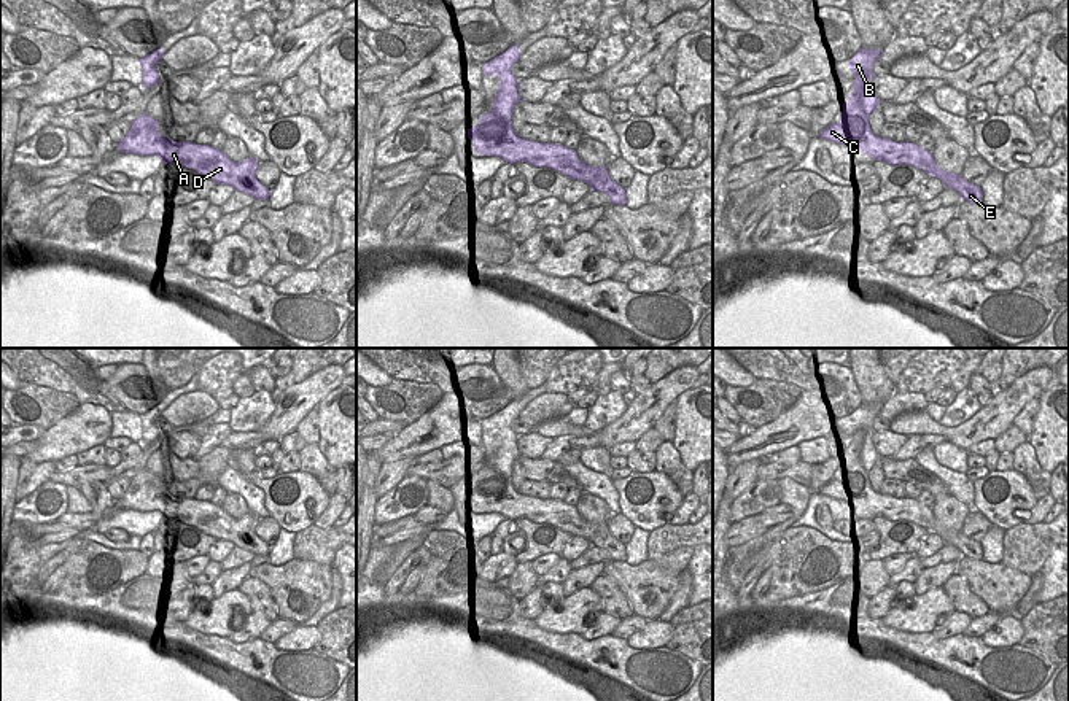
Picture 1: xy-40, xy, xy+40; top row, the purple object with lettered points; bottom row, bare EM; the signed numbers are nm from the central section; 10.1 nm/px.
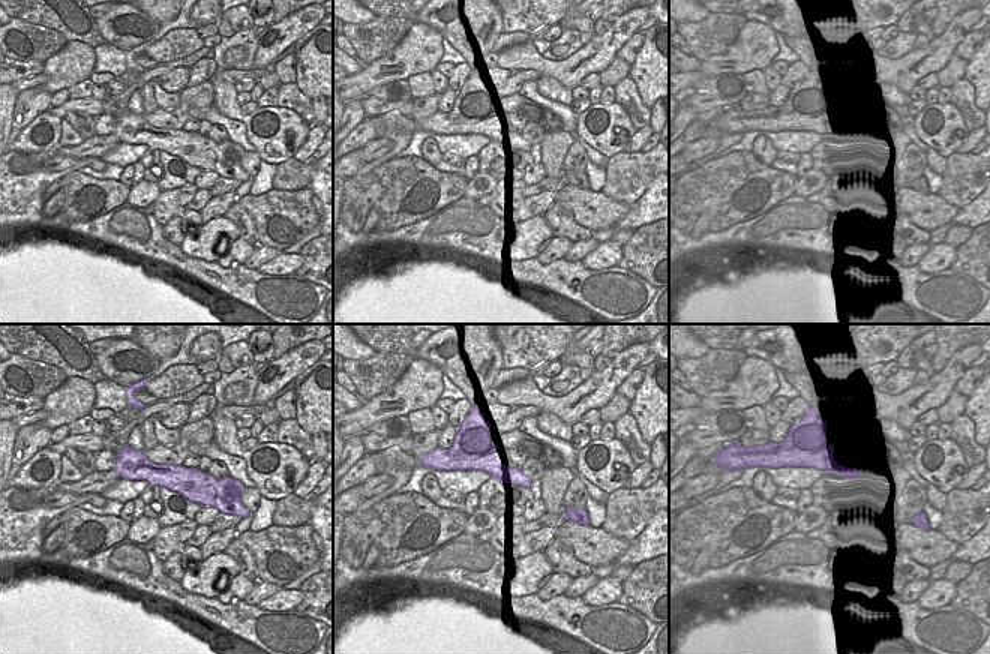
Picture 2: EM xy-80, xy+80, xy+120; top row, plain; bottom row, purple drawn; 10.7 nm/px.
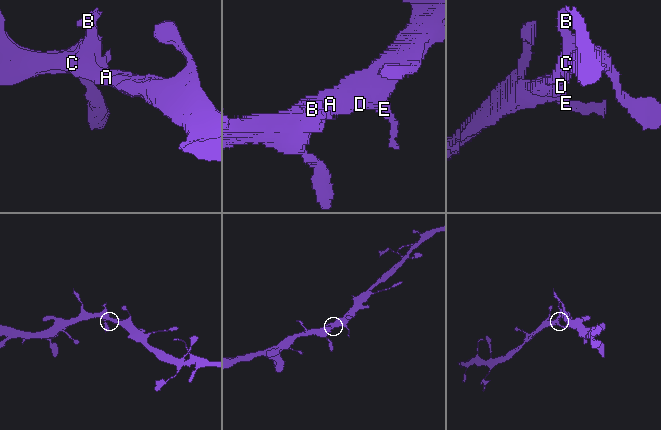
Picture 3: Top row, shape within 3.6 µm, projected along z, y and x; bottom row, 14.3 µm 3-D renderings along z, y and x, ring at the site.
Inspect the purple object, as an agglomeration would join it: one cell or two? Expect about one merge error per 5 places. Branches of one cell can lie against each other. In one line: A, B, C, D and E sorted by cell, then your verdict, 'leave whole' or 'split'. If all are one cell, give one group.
A B C D E | leave whole

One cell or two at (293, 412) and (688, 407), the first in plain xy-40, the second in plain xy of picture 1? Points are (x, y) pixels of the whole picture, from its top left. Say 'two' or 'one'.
two

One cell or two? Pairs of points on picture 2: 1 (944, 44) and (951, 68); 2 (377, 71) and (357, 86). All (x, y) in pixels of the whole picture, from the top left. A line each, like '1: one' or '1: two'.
1: two
2: one

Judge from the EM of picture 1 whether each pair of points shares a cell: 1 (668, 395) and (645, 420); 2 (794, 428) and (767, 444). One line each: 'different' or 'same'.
1: same
2: same

